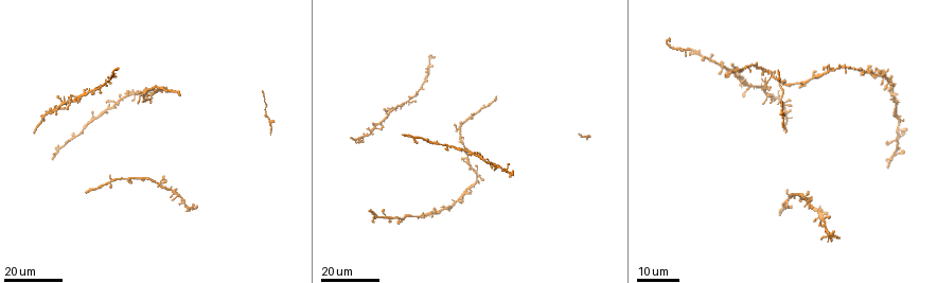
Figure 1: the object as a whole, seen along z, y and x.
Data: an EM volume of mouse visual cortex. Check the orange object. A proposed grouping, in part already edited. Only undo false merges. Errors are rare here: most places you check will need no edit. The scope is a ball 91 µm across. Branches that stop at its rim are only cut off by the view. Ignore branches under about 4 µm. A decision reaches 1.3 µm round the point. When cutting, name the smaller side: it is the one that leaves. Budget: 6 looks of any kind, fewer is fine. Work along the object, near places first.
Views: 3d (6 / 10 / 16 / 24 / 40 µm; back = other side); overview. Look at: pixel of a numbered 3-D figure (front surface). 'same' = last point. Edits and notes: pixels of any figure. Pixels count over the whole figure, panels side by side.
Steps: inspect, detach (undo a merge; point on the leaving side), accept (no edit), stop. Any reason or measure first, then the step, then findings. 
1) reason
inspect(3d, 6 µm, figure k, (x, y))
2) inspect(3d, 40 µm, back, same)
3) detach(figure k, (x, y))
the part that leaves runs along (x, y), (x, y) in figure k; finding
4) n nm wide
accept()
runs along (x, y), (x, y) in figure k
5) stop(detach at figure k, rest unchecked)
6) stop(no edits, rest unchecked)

four or more arms meet
inspect(3d, 24 µm, figure 1, (408, 100))

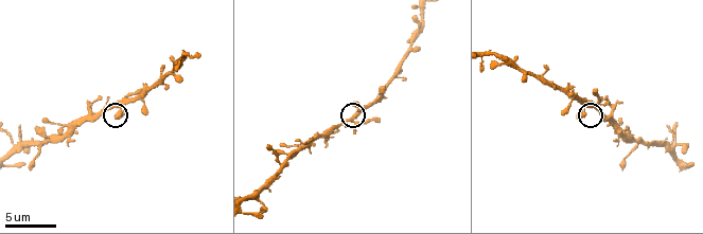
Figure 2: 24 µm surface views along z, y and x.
inspect(3d, 10 µm, figure 2, (114, 103))

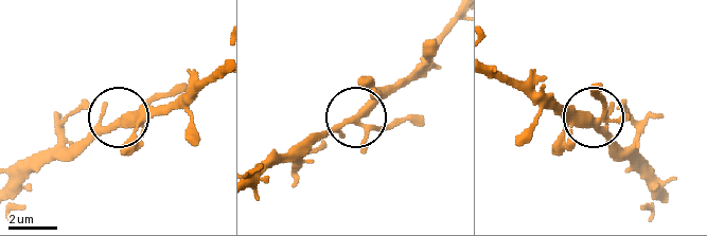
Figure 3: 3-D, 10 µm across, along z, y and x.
accept()
one neuron here

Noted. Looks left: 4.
a narrow waist
inspect(3d, 24 µm, figure 1, (370, 134))

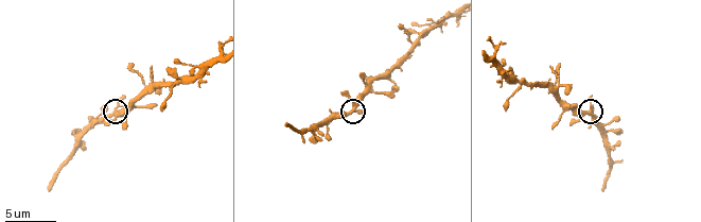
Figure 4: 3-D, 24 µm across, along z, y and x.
zoom in
inspect(3d, 6 µm, figure 4, (352, 113))

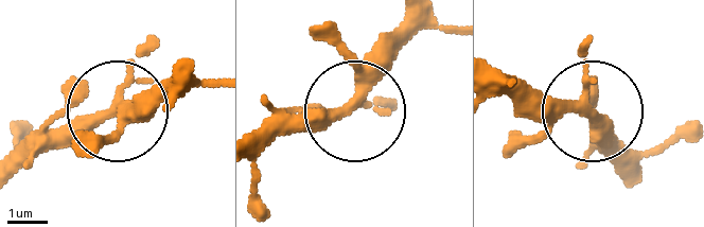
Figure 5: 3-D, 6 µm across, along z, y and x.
inspect(3d, 6 µm, back, figure 5, (348, 107))

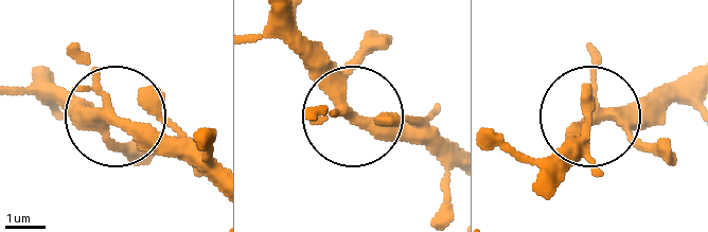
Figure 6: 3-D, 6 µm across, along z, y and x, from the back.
accept()
runs along (272, 19), (343, 110), (430, 127) in figure 6; one neuron here

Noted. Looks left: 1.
stop(no edits, rest unchecked)

